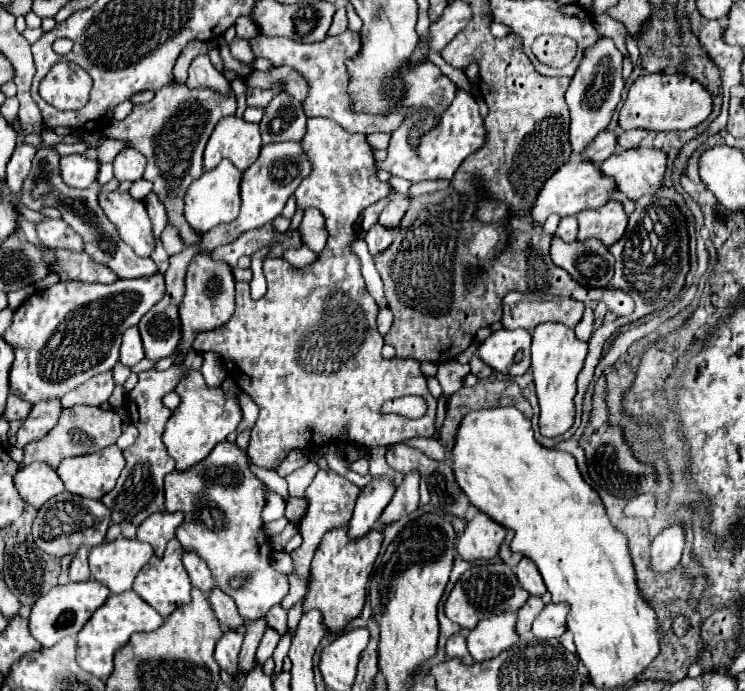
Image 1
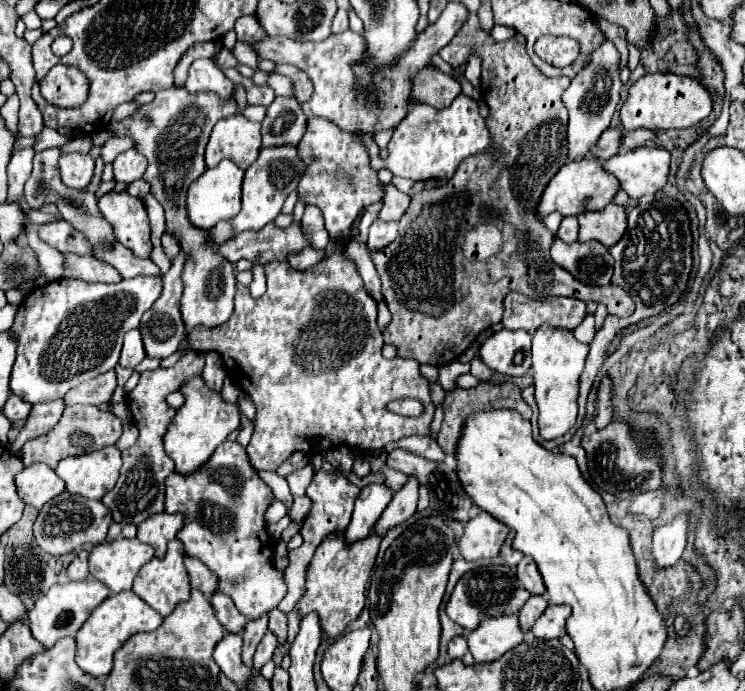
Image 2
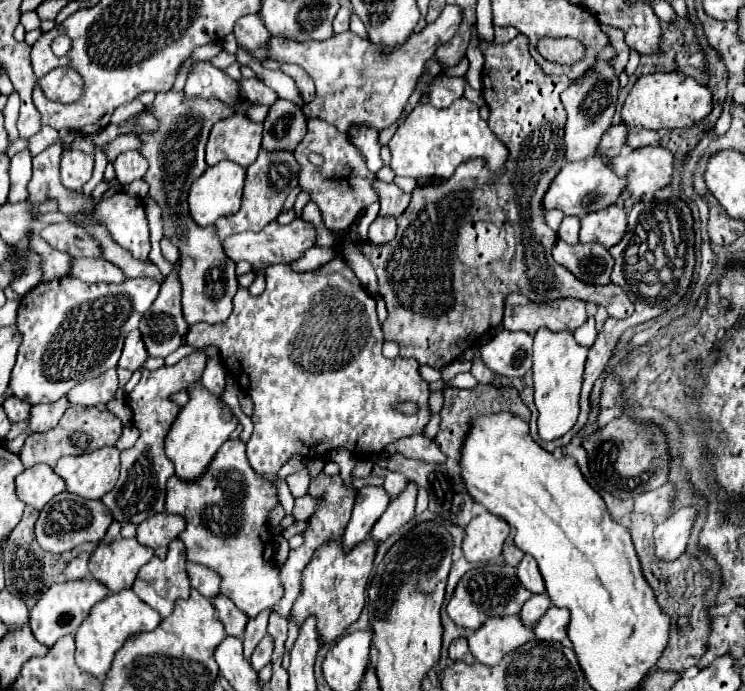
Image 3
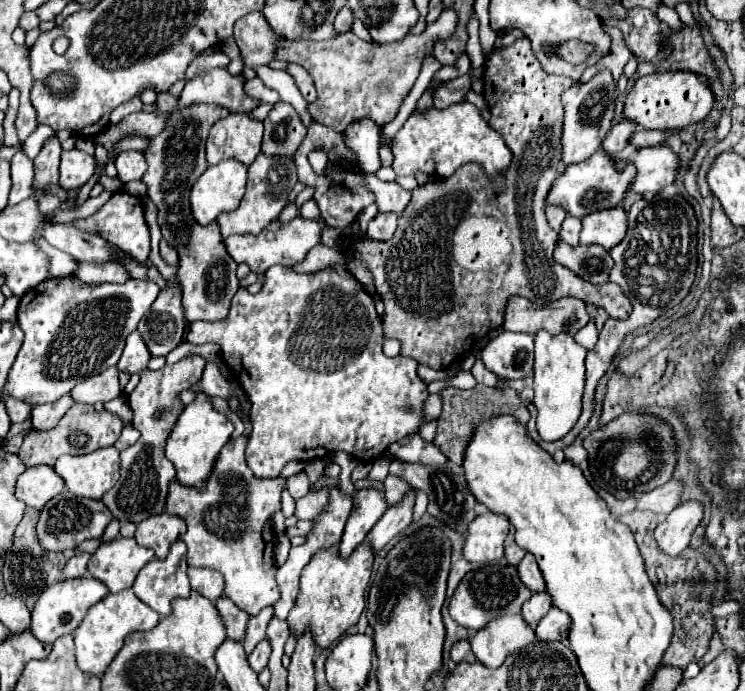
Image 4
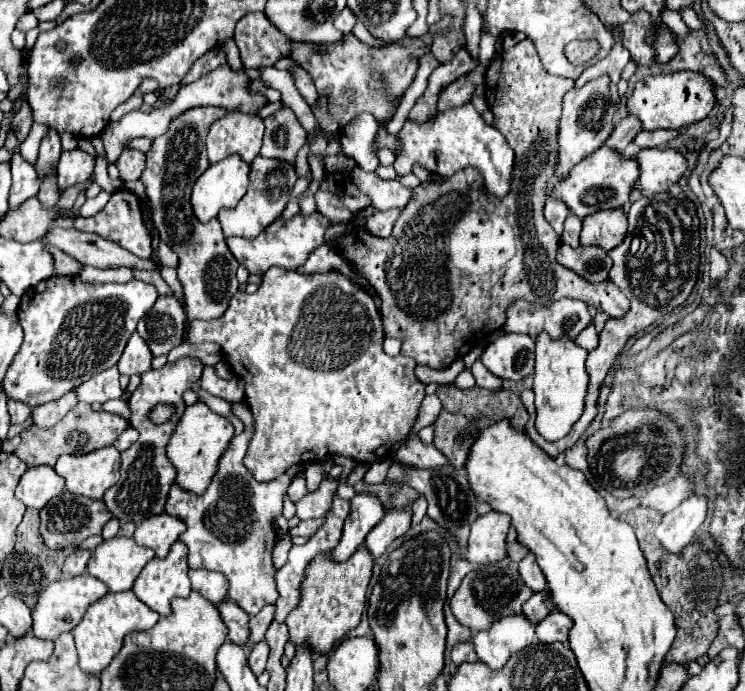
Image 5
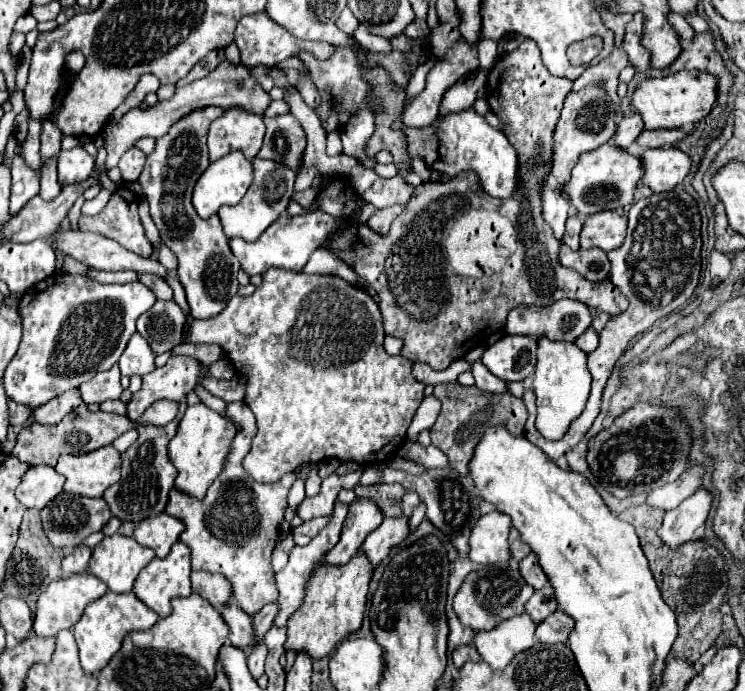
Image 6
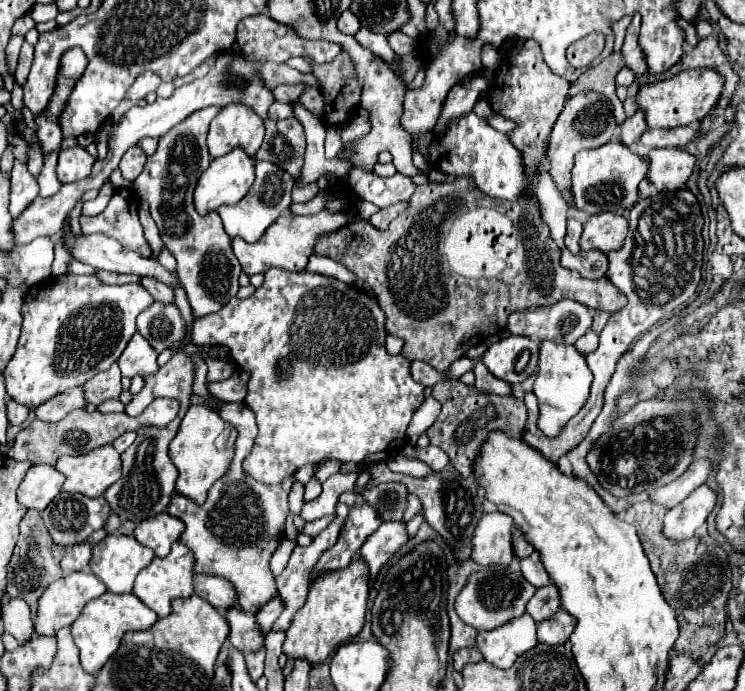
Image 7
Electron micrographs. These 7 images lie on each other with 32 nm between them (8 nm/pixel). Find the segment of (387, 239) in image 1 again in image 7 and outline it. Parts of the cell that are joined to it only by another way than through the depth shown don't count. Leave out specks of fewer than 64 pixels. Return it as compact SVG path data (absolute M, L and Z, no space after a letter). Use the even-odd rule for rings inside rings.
M400 202L400 204L392 204L392 206L388 206L388 208L382 208L382 210L378 210L368 222L374 226L374 228L380 228L380 230L384 230L384 228L388 228L388 224L398 216L398 214L402 214L404 210L408 208L408 202Z

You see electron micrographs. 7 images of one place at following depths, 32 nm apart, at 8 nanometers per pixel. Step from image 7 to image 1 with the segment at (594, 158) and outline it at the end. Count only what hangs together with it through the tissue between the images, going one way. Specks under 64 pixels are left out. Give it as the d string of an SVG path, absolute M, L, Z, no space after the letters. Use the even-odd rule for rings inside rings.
M572 160L570 164L560 166L546 182L544 188L540 188L534 206L530 210L530 220L538 226L542 226L546 222L546 218L550 214L558 214L558 216L572 216L578 214L586 208L600 208L608 202L608 194L614 190L614 182L612 178L604 176L592 162L584 162L584 160Z

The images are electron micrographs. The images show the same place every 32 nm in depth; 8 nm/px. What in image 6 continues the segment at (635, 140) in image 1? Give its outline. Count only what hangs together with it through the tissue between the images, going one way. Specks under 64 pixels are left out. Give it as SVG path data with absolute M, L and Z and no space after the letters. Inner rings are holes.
M674 128L674 130L644 130L636 138L636 144L644 146L644 148L666 148L666 146L674 146L686 134L688 132L684 132L680 128Z

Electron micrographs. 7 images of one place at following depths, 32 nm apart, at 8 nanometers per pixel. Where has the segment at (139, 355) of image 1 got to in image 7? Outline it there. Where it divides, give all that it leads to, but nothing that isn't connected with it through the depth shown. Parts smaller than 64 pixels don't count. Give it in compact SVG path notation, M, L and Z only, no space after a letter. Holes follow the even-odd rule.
M136 332L128 342L126 350L122 352L118 364L120 364L122 376L128 376L128 378L146 376L158 370L156 358L158 358L158 352L148 344L146 338L142 338L140 332Z

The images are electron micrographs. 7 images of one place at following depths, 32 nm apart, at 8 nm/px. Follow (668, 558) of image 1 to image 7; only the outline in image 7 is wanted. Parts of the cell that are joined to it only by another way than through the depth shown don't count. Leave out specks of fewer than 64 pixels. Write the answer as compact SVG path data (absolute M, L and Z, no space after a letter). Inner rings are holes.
M702 484L684 502L666 512L662 534L672 542L692 538L696 530L706 522L714 504L716 492L710 490L706 484Z

